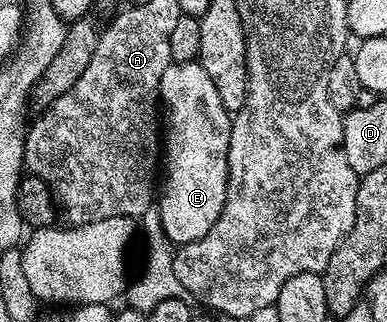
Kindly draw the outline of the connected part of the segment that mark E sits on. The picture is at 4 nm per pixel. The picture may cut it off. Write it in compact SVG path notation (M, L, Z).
M199 61L173 62L166 68L160 81L159 105L166 129L162 134L162 185L158 190L158 205L166 237L181 247L206 236L214 228L214 220L222 216L228 191L233 115L222 104L214 80L210 80Z

